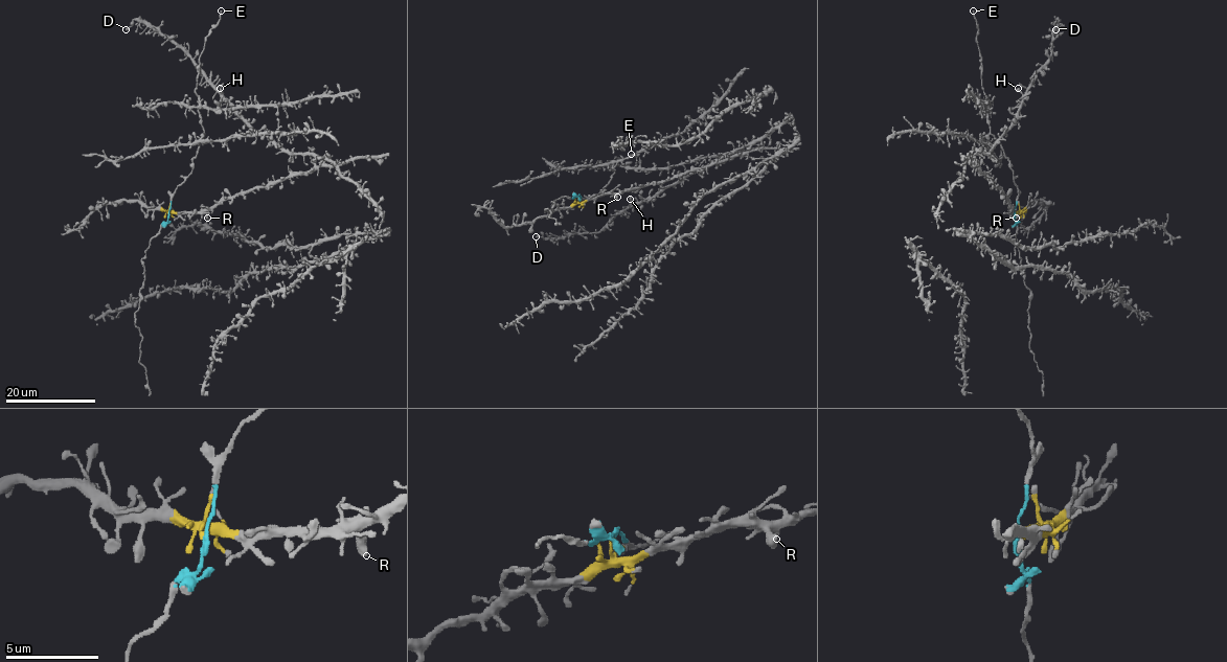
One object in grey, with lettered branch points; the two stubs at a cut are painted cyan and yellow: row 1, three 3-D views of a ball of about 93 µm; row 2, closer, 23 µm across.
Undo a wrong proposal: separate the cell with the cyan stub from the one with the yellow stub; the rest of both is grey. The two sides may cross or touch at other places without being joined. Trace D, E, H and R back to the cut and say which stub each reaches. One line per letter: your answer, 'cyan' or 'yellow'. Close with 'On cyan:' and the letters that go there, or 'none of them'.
D: yellow
E: cyan
H: yellow
R: yellow
On cyan: E

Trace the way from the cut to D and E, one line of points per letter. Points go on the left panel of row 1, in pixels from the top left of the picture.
D: (168, 213), (212, 210), (308, 172), (315, 161), (259, 134), (158, 31), (134, 20), (126, 29)
E: (168, 213), (172, 195), (190, 172), (191, 160), (203, 134), (199, 95), (196, 92), (199, 58), (221, 10)

